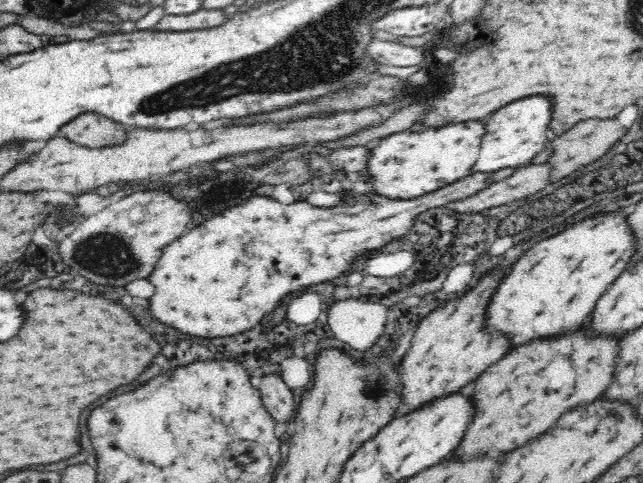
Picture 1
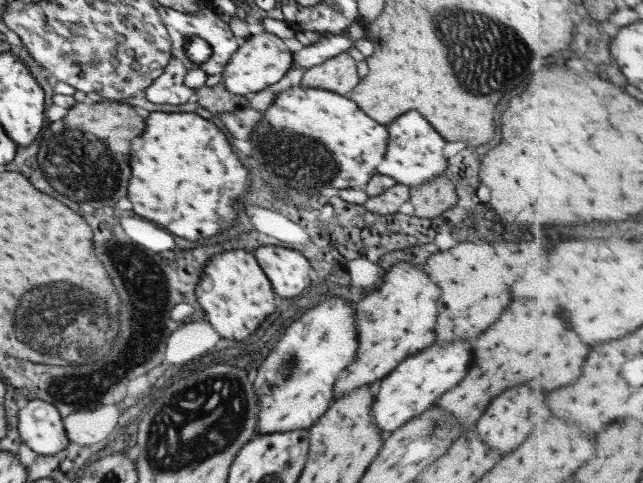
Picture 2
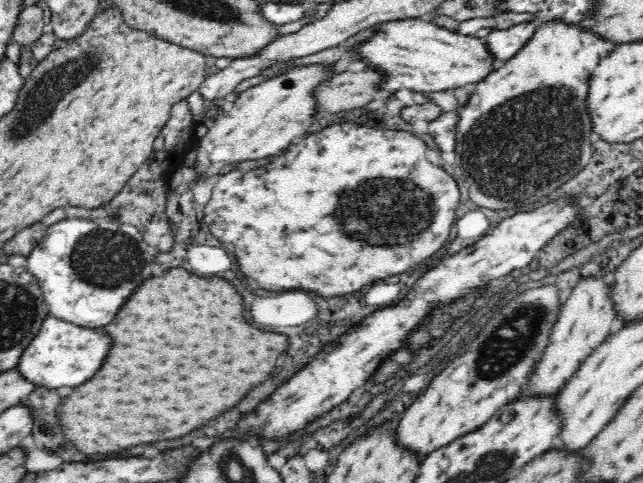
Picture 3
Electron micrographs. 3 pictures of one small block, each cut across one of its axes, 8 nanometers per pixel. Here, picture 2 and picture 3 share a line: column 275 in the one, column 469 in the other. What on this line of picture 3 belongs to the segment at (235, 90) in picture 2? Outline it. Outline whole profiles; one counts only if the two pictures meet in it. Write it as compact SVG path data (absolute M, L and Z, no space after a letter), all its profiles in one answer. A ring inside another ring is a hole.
M409 18L380 22L376 24L376 35L365 44L362 44L354 53L365 62L368 68L377 68L382 71L384 80L380 84L380 90L396 92L401 88L416 92L440 92L464 86L465 84L479 83L493 71L495 64L494 55L490 53L484 39L476 36L464 36L464 34L440 27L436 21L426 18Z

